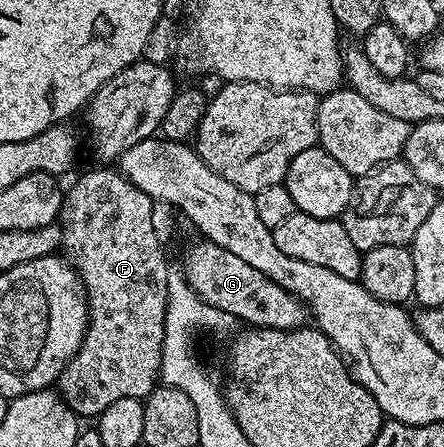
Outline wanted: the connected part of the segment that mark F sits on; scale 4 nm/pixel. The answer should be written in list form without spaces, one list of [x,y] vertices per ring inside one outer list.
[[[98,167],[102,168],[94,168],[91,172],[84,173],[71,188],[68,188],[62,202],[62,210],[60,213],[60,227],[62,229],[60,252],[66,263],[71,264],[78,272],[78,277],[82,280],[82,287],[86,292],[86,304],[90,307],[90,324],[86,328],[82,345],[76,350],[74,357],[66,364],[66,369],[58,375],[56,385],[63,402],[65,402],[68,407],[73,410],[74,415],[79,418],[85,418],[85,416],[96,418],[101,412],[108,410],[108,406],[112,406],[112,402],[116,402],[120,398],[136,398],[137,400],[142,400],[154,391],[156,385],[159,383],[162,370],[164,318],[166,317],[166,299],[168,298],[168,278],[166,277],[168,271],[168,265],[166,265],[167,249],[158,241],[155,232],[152,231],[152,206],[154,205],[154,201],[150,199],[148,194],[144,194],[144,190],[132,186],[132,182],[128,182],[128,178],[113,167]]]

